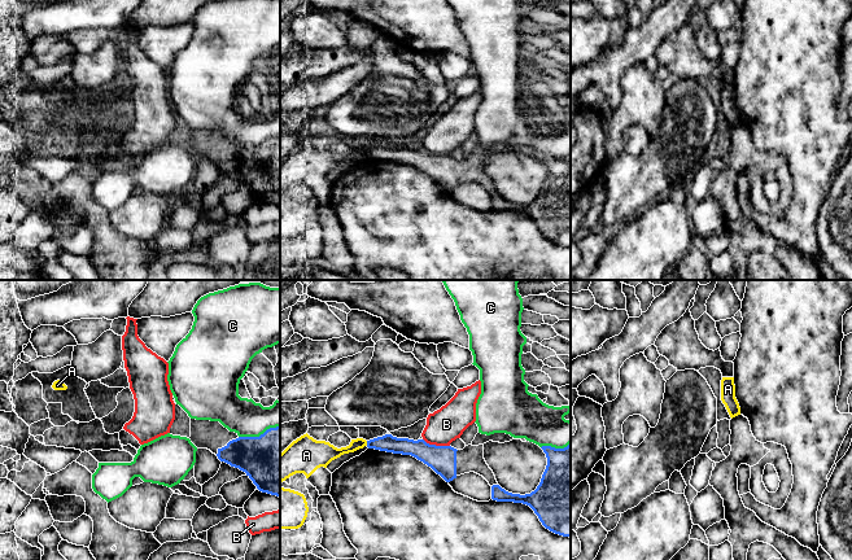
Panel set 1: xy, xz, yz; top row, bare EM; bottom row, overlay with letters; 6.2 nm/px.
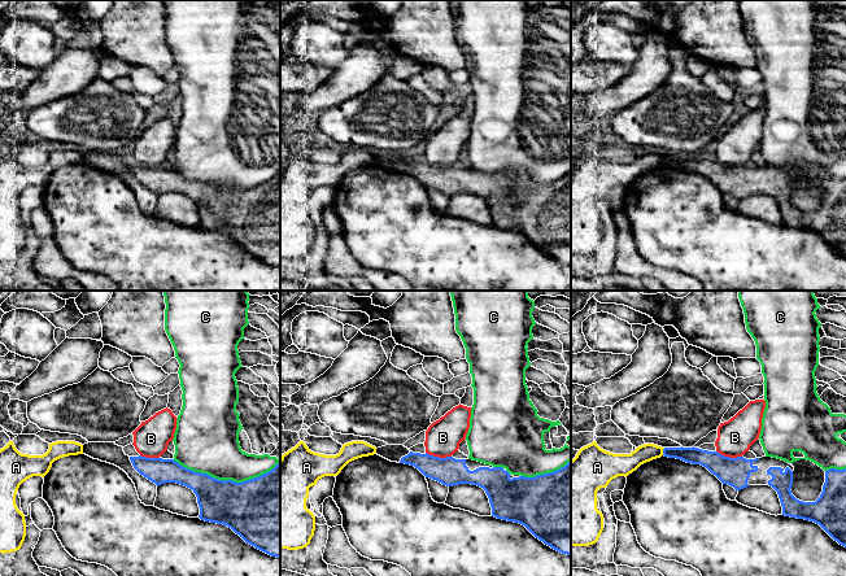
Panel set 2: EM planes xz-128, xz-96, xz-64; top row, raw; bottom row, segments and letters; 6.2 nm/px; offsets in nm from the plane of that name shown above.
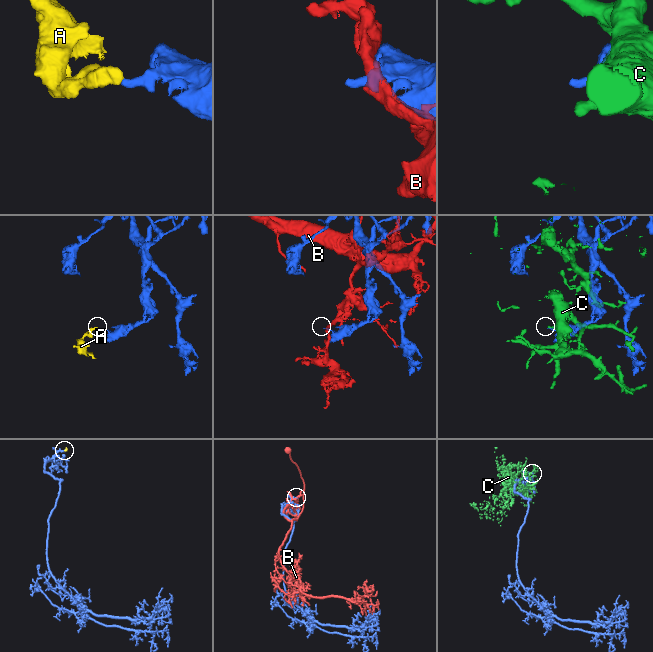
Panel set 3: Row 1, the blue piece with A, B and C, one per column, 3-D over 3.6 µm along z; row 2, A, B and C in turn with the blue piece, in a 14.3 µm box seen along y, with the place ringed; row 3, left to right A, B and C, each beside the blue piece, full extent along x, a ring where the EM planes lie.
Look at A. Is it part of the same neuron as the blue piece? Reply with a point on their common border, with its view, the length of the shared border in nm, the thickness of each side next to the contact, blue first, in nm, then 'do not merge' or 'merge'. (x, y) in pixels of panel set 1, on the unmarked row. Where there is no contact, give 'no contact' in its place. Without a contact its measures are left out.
xz (367, 153) | 30 nm | 110/110 nm | do not merge

